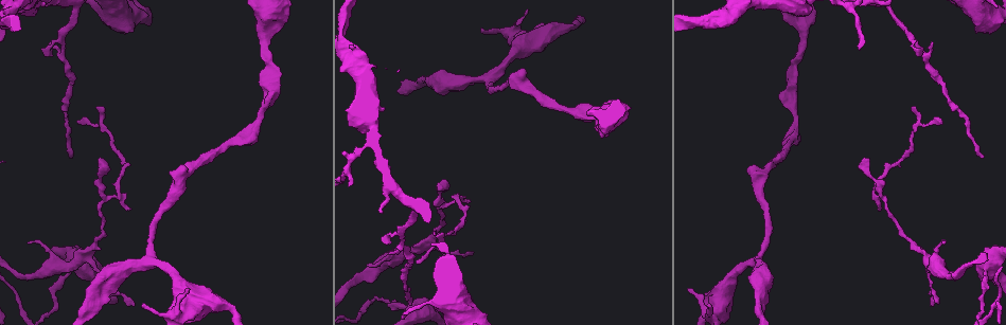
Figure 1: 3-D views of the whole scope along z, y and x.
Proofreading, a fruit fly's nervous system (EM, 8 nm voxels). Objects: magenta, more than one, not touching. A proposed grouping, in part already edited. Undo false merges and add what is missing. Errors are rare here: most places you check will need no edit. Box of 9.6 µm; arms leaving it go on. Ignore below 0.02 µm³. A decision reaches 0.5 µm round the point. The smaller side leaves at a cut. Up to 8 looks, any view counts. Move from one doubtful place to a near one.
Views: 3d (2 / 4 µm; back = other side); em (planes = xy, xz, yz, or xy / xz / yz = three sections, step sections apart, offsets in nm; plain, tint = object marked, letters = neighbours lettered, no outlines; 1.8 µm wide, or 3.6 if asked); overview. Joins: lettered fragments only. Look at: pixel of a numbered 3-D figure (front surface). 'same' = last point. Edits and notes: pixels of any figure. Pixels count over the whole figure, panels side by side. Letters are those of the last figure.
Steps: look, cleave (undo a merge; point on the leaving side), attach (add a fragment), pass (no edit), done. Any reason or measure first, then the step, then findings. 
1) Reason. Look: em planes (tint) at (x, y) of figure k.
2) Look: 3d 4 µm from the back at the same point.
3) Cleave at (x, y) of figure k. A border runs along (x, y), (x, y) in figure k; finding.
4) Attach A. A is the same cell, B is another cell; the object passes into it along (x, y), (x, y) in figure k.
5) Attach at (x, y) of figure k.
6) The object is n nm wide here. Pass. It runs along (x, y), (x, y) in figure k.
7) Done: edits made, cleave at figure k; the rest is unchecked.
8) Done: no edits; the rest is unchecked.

Look: em planes (tint) at (443, 205) of figure 1.

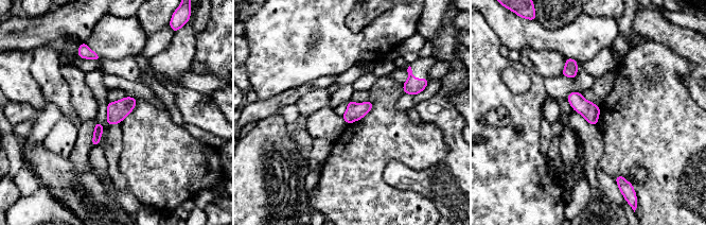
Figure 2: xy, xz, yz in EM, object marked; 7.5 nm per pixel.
Look: em planes (letters) at the same point.

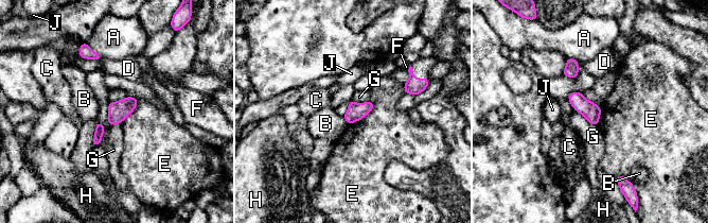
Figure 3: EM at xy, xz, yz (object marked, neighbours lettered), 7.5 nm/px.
The object is 130 nm wide here. Pass. A, B, C, D, E, F, G, H and J are other cells; all the same neuron.

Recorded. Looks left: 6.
Calibre changes. Look: em 3.6 µm xy step 8 (tint) at (714, 314) of figure 1.

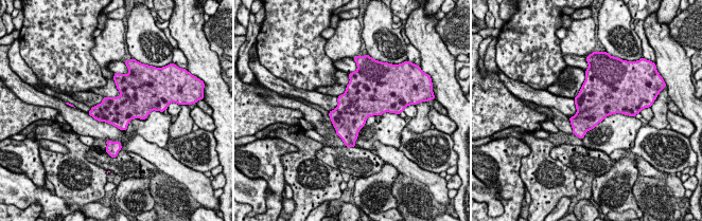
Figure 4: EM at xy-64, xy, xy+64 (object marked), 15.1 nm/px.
Look: em 3.6 µm planes (letters) at the same point.

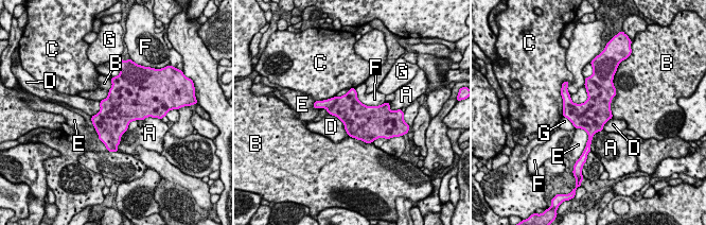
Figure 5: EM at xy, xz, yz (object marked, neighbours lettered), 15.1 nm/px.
Pass. A, B, C, D, E, F and G are other cells; a border runs along (328, 113), (342, 123), (349, 136) in figure 5; continuous, no second neuron.

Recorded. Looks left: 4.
An open end. Look: em planes (letters) at (390, 241) of figure 1.

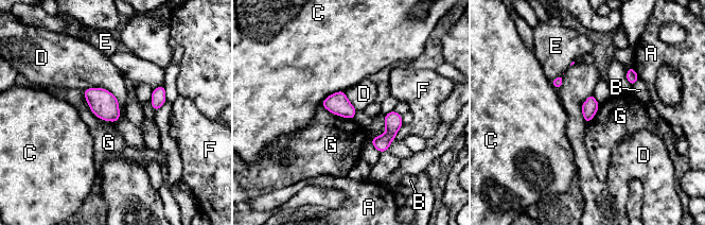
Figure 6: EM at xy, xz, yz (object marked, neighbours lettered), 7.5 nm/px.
Pass. A, B, C, D, E, F and G are other cells; a border runs along (88, 87), (107, 89), (119, 105) in figure 6; no lettered fragment goes on from it.

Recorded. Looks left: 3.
Done: no edits; the rest is unchecked.

